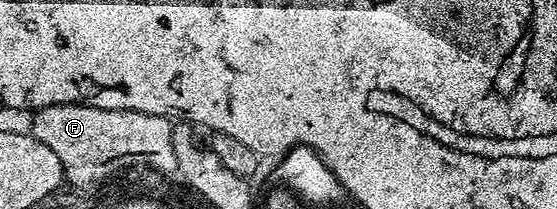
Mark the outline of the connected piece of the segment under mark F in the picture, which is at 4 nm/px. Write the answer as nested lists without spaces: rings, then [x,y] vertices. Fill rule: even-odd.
[[[58,104],[40,108],[32,116],[35,117],[31,120],[31,128],[29,127],[30,135],[35,136],[37,142],[45,142],[45,146],[49,146],[49,150],[53,150],[53,154],[57,154],[65,178],[73,178],[73,152],[89,152],[89,148],[109,148],[113,152],[139,150],[139,142],[143,142],[143,140],[139,140],[139,136],[141,138],[149,136],[149,140],[153,140],[159,136],[159,130],[165,132],[165,123],[159,122],[157,114],[145,114],[137,110],[101,110],[84,104]]]

